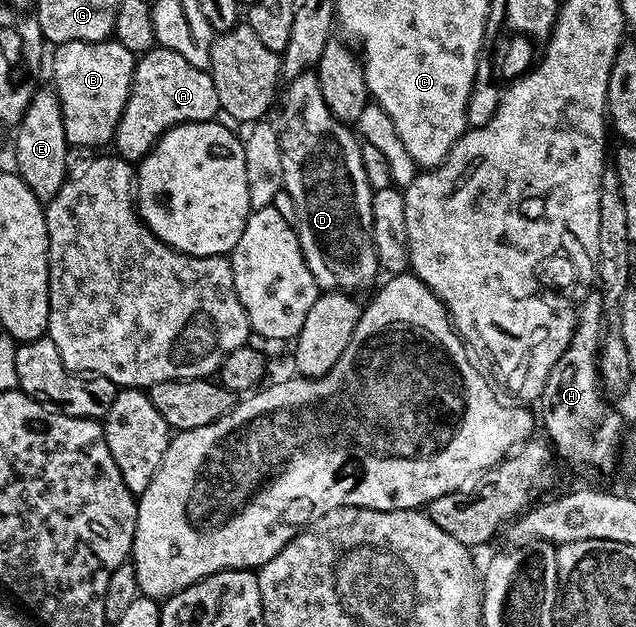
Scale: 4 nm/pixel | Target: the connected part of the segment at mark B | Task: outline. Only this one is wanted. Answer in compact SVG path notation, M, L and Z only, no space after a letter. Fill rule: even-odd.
M113 38L100 42L69 40L54 51L52 87L62 104L64 134L70 145L93 149L96 144L109 145L120 122L120 114L130 97L134 77L135 53Z

